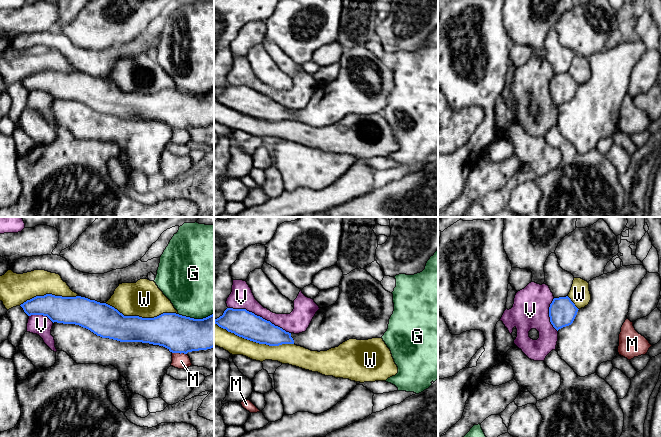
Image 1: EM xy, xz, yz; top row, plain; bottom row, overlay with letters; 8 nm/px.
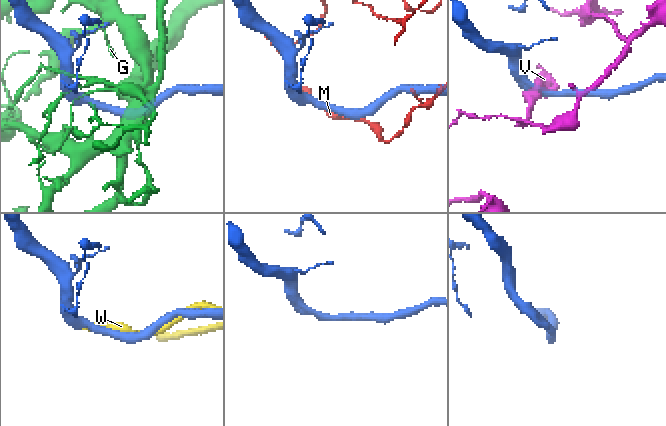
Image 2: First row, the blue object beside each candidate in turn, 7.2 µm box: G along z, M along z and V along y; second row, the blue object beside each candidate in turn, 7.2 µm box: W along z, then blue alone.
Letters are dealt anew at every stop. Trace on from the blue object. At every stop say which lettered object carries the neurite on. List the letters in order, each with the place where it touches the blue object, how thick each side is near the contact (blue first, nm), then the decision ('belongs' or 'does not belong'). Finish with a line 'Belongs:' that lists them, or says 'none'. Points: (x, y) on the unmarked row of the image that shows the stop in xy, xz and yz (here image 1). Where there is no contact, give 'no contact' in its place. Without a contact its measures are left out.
G: xy (195, 95) | 300/480 nm | does not belong
M: xy (179, 128) | 300/130 nm | does not belong
V: xz (259, 92) | 220/190 nm | does not belong
W: xz (254, 117) | 220/160 nm | belongs
Belongs: W

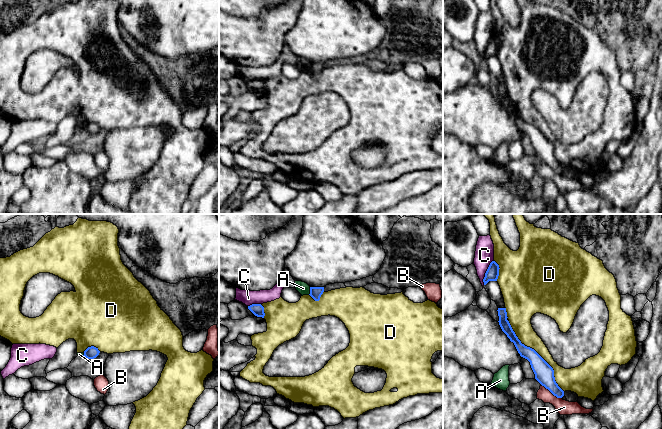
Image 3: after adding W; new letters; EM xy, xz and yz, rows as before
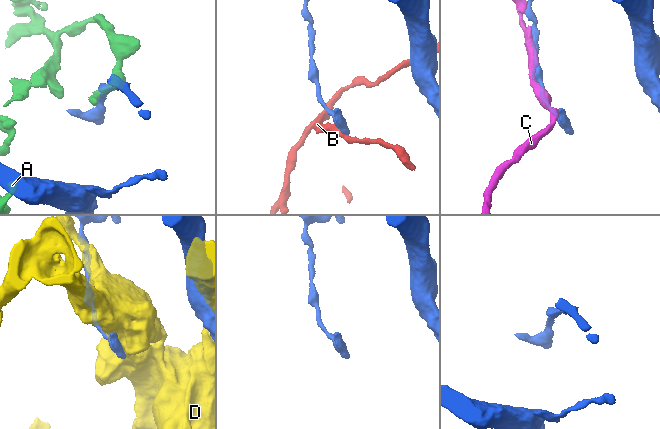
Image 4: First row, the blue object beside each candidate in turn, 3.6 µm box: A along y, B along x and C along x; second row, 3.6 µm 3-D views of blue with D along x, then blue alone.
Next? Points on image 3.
A: xz (310, 67) | 100/100 nm | does not belong
B: yz (551, 168) | 160/120 nm | does not belong
C: yz (486, 48) | 110/160 nm | does not belong
D: yz (538, 130) | 160/150 nm | does not belong
Belongs: none

